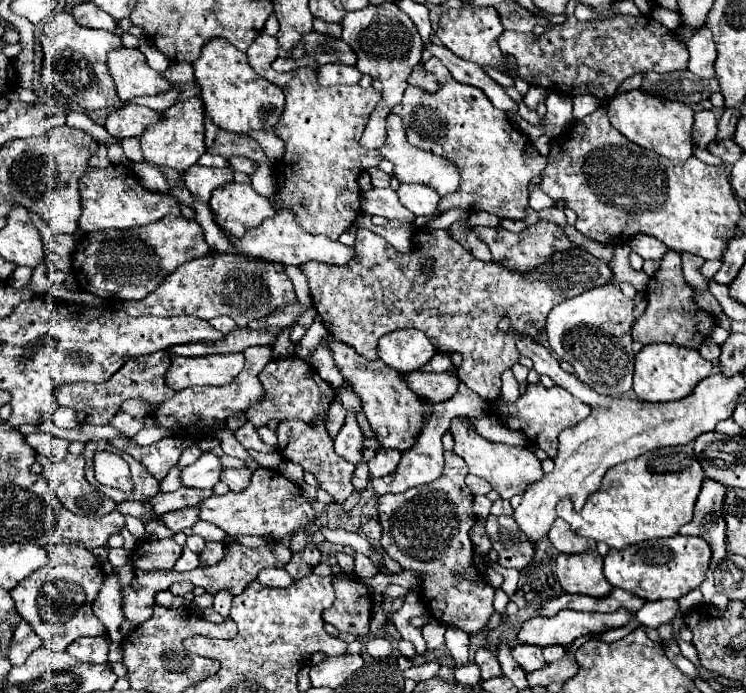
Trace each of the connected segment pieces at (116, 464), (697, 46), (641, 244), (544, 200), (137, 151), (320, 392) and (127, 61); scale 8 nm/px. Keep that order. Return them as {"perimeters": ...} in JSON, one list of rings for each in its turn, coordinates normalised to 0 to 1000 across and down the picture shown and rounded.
{"perimeters":[[[[130,652],[127,658],[127,690],[141,698],[141,701],[151,701],[151,704],[168,704],[168,710],[173,704],[178,704],[176,693],[173,693],[173,672],[170,667],[151,652]]],[[[937,40],[929,55],[924,55],[921,61],[921,72],[924,72],[924,101],[937,110],[937,113],[956,113],[958,101],[958,84],[961,84],[961,72],[958,72],[958,61],[956,61],[956,49],[950,40]]],[[[854,338],[843,343],[843,358],[849,364],[854,364],[862,375],[886,375],[889,367],[894,364],[891,352],[886,352],[881,343],[875,341],[865,341],[865,338]]],[[[718,268],[709,281],[709,296],[717,302],[717,304],[723,306],[729,300],[743,296],[743,291]]],[[[162,202],[162,211],[168,216],[168,225],[176,231],[176,234],[189,234],[192,225],[189,225],[189,214],[186,214],[186,202]]],[[[390,514],[385,519],[363,519],[347,537],[347,543],[355,560],[355,577],[345,583],[345,589],[334,589],[334,595],[328,597],[339,615],[355,615],[361,606],[377,609],[385,603],[417,609],[430,595],[441,592],[441,580],[446,580],[449,574],[449,563],[436,554],[436,548],[430,548],[430,543],[398,514]]],[[[184,69],[146,75],[146,101],[165,147],[181,139],[210,139],[229,127],[216,104],[197,95],[194,81]]]]}

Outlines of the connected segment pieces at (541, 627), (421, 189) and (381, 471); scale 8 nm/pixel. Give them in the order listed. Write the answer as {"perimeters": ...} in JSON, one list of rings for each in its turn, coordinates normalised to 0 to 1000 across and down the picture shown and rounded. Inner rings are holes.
{"perimeters":[[[[832,877],[832,880],[824,880],[824,883],[816,883],[816,886],[803,886],[803,883],[773,883],[773,880],[752,880],[749,886],[739,889],[739,892],[712,892],[706,895],[698,909],[696,909],[696,926],[701,929],[720,929],[720,932],[741,932],[741,929],[765,929],[768,924],[773,924],[776,918],[787,918],[787,915],[795,915],[795,912],[806,912],[811,906],[835,906],[840,903],[846,895],[851,892],[851,883],[840,880],[840,877]]],[[[535,266],[532,280],[538,294],[559,312],[578,312],[586,306],[588,283],[580,271],[570,271],[567,266]]],[[[521,649],[505,652],[503,661],[495,667],[495,687],[497,690],[508,690],[508,687],[524,684],[532,675],[535,664],[538,664],[535,652],[521,652]]]]}

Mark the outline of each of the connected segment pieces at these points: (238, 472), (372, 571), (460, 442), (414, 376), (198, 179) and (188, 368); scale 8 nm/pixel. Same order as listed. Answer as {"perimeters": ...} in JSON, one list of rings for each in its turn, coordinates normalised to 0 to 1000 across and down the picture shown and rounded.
{"perimeters":[[[[307,675],[307,678],[299,678],[299,684],[296,684],[296,693],[304,696],[307,704],[318,707],[318,710],[331,704],[334,690],[336,690],[336,678],[331,678],[331,675]]],[[[476,794],[473,805],[476,815],[475,827],[480,833],[499,834],[508,824],[505,814],[500,812],[500,810],[497,810],[493,802],[489,802],[489,799]]],[[[607,603],[607,612],[602,620],[607,623],[607,632],[610,632],[610,655],[623,664],[629,684],[650,690],[672,719],[682,722],[685,716],[698,713],[709,698],[728,690],[725,667],[709,646],[693,646],[693,644],[664,641],[658,635],[650,635],[637,623],[637,618],[626,606],[618,606],[618,603]]],[[[546,537],[543,551],[570,583],[588,583],[613,566],[615,545],[602,537]]],[[[261,237],[248,248],[248,271],[259,280],[261,297],[269,297],[269,300],[277,300],[288,271],[302,268],[307,263],[312,263],[310,242],[275,242]]],[[[280,511],[264,517],[229,514],[227,534],[221,537],[221,554],[240,566],[253,557],[302,557],[326,531],[326,511]]]]}

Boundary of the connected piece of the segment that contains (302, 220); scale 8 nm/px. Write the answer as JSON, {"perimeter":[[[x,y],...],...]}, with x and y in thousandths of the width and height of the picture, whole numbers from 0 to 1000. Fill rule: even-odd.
{"perimeter":[[[347,49],[331,69],[331,84],[339,101],[355,115],[366,115],[382,136],[382,159],[369,179],[369,193],[382,205],[377,240],[369,242],[371,277],[361,286],[366,300],[390,303],[395,320],[414,338],[436,338],[452,346],[484,309],[484,274],[479,257],[484,248],[508,240],[513,231],[508,216],[481,211],[481,199],[495,173],[495,162],[511,144],[503,127],[484,127],[481,121],[465,124],[430,124],[420,98],[398,98],[374,107],[363,98],[369,87],[369,52]]]}

